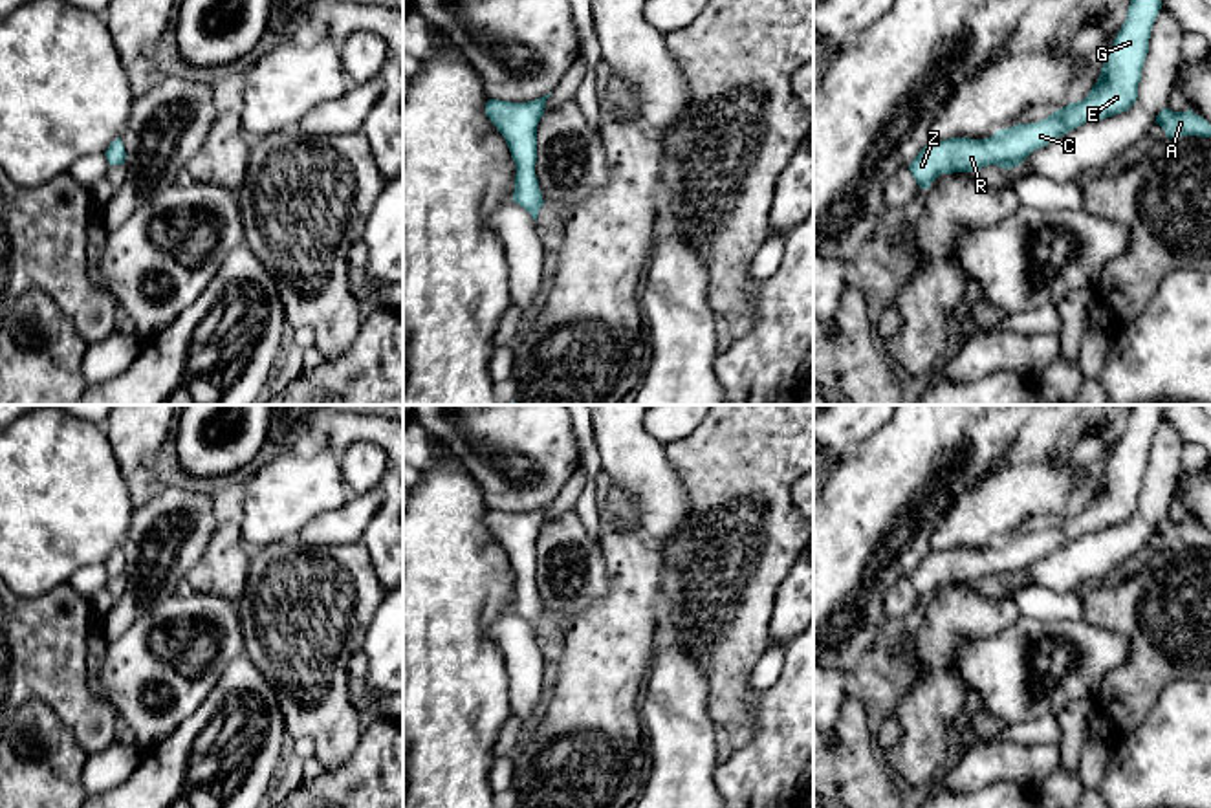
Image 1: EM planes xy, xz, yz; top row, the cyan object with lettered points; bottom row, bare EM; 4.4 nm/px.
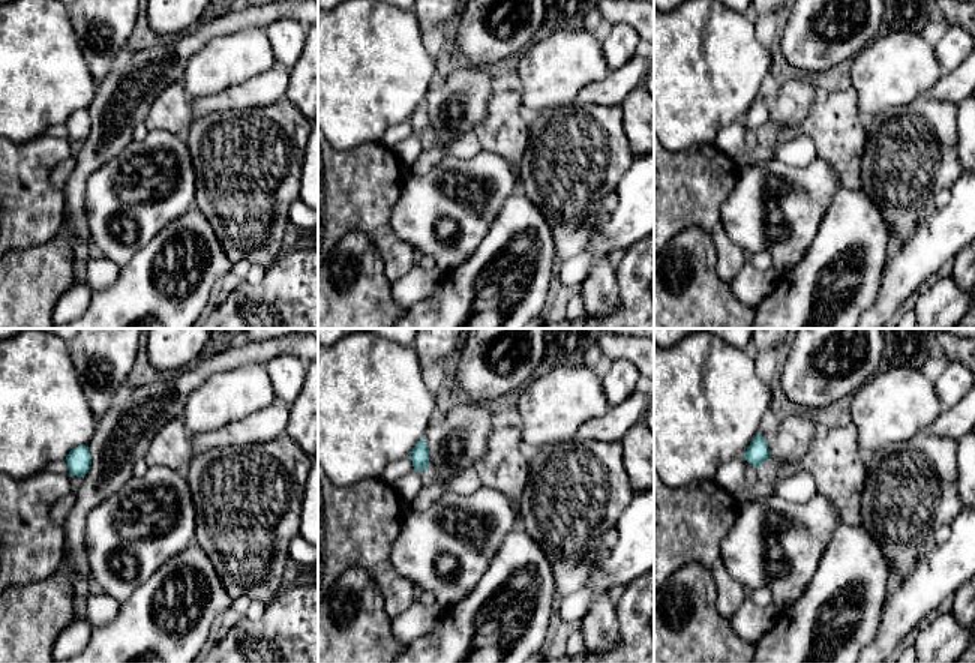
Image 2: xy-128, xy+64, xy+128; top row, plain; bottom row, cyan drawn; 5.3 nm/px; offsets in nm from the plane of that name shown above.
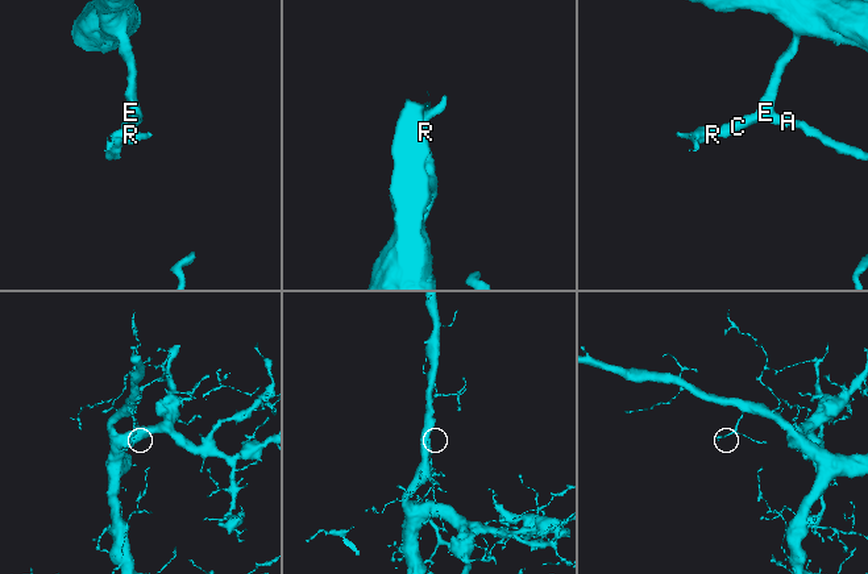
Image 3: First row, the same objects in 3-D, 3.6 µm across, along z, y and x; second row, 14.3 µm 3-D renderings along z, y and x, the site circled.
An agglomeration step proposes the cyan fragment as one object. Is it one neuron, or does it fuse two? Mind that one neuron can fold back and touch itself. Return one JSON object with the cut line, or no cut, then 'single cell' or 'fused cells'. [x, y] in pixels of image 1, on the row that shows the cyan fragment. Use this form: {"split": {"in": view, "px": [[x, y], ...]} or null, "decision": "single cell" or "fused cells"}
{"split": null, "decision": "single cell"}

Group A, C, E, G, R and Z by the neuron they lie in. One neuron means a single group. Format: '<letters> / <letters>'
A C E G R Z

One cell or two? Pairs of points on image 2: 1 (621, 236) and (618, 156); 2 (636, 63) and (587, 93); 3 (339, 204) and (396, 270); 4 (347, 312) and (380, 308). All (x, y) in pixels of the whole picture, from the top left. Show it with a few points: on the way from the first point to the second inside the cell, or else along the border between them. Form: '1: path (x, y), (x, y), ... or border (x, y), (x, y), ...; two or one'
1: border (635, 158), (614, 191); two
2: path (624, 75), (608, 92), (599, 92); one
3: path (357, 213), (395, 252); one
4: path (354, 312), (372, 312); one

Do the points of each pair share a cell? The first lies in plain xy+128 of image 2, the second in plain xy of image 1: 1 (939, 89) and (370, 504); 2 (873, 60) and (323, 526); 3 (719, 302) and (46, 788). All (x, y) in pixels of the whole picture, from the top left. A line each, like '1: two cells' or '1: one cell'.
1: one cell
2: two cells
3: one cell

